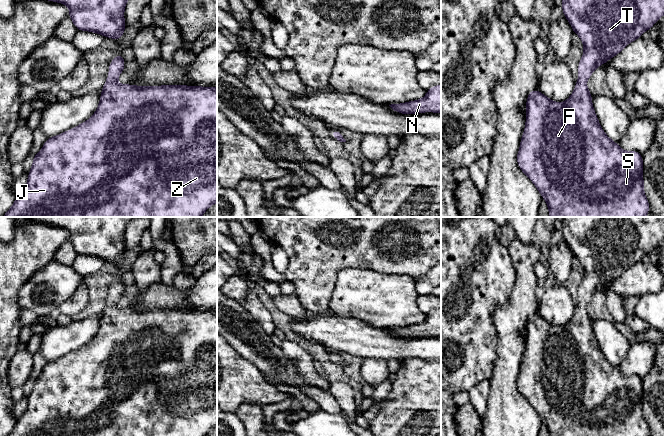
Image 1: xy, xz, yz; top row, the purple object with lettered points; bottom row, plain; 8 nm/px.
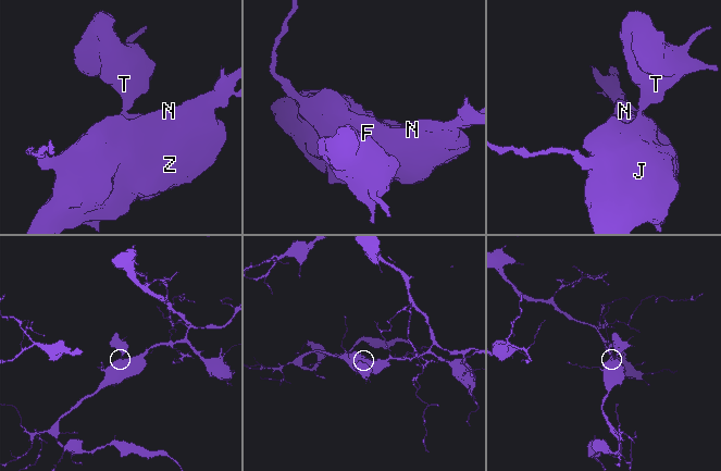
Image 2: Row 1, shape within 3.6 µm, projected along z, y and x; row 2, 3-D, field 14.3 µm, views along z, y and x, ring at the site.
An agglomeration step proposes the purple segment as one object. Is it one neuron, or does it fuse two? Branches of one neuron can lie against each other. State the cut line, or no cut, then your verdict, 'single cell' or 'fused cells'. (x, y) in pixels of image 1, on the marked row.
cut none; single cell

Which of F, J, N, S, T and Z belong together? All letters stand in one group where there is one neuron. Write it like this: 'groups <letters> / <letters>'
groups F J N S T Z

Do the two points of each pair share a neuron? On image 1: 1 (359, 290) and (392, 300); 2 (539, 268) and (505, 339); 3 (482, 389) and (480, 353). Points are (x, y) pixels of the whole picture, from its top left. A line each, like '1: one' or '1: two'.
1: one
2: two
3: two

